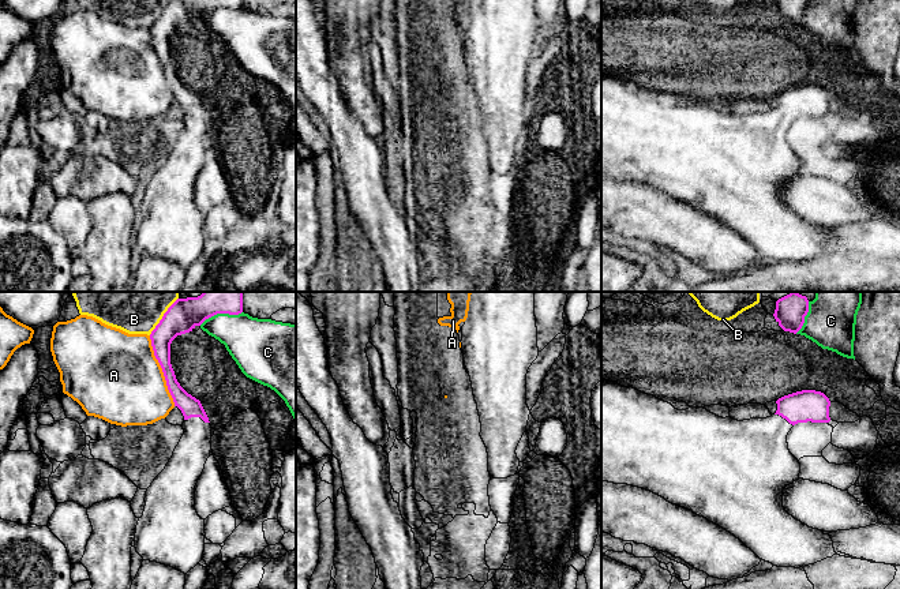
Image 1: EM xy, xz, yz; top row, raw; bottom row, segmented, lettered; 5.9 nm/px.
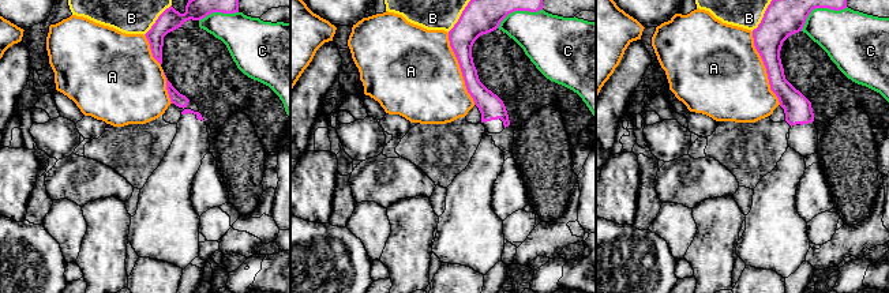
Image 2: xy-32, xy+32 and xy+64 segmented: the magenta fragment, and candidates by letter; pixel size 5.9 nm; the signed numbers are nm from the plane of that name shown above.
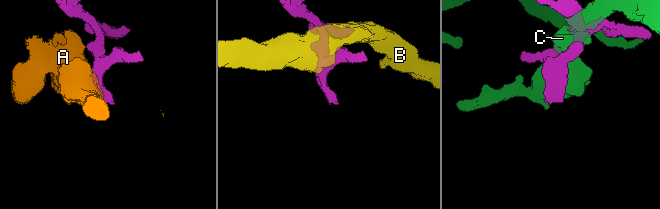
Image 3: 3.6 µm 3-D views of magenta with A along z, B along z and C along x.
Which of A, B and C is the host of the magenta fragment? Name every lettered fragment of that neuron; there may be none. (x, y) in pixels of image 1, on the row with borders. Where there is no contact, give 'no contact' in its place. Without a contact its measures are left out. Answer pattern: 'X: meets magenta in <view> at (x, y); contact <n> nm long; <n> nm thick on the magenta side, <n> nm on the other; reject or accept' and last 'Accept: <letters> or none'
A: meets magenta in xy at (162, 371); contact 440 nm long; 140 nm thick on the magenta side, 500 nm on the other; reject
B: meets magenta in xy at (162, 316); contact 280 nm long; 190 nm thick on the magenta side, 460 nm on the other; reject
C: meets magenta in xy at (220, 312); contact 260 nm long; 240 nm thick on the magenta side, 280 nm on the other; reject
Accept: none

